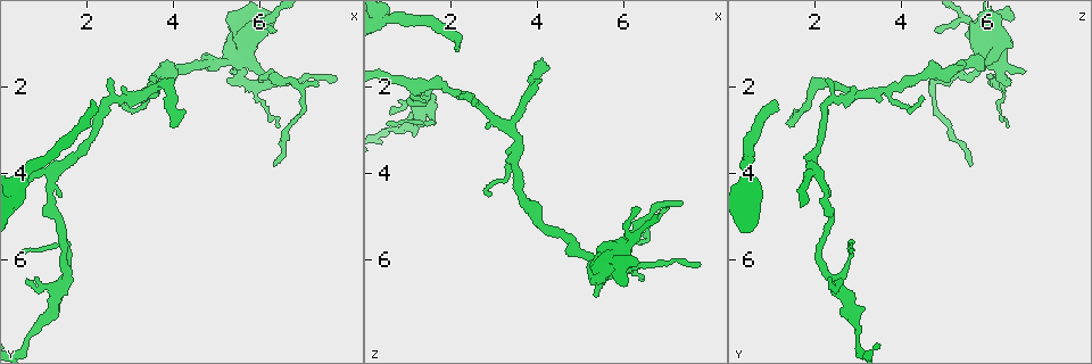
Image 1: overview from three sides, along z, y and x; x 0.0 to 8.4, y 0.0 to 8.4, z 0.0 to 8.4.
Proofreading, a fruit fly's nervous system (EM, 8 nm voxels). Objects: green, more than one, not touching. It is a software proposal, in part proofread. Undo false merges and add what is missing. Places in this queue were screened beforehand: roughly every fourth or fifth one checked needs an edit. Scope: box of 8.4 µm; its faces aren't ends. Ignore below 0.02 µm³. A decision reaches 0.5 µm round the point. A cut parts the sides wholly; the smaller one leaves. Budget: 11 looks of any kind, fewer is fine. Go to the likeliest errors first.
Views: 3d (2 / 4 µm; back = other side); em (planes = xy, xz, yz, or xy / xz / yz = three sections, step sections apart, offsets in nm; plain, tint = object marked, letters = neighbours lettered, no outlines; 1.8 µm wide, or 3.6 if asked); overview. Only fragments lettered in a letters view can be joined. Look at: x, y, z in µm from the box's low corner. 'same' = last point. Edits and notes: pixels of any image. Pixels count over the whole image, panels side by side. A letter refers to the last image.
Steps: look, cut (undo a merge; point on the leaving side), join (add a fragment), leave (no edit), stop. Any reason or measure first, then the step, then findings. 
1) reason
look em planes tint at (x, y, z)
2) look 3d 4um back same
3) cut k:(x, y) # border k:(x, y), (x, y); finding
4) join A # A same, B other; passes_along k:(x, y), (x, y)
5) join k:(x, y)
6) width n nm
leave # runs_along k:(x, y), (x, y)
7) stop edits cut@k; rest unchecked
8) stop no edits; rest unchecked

look 3d 2um at (2.10, 2.40, 1.15)

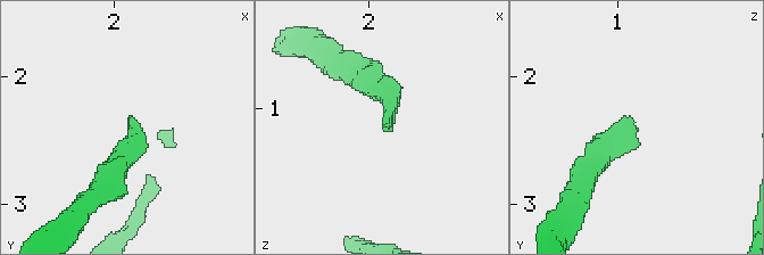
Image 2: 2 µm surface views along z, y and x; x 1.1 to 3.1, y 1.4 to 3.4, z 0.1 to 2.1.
look em xz step 4 tint at (2.12, 2.38, 1.12)

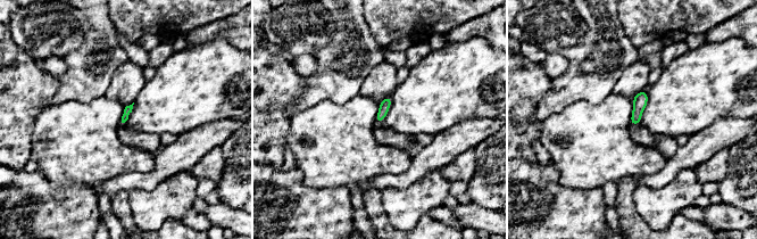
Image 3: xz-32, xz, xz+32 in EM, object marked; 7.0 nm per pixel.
another direction
look em planes letters same

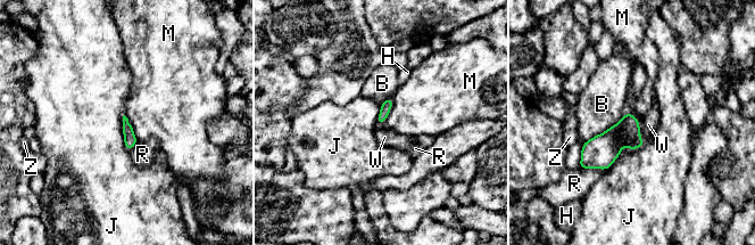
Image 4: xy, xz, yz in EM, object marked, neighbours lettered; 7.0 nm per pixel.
longest_contact B 360 nm
join W # B other, H other, J other, M other, R other, W same, Z other; passes_along 4:(607, 146), (639, 132), (648, 124); the neuron continues

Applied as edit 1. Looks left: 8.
abrupt turn
look 3d 4um back at (5.60, 1.85, 6.40)

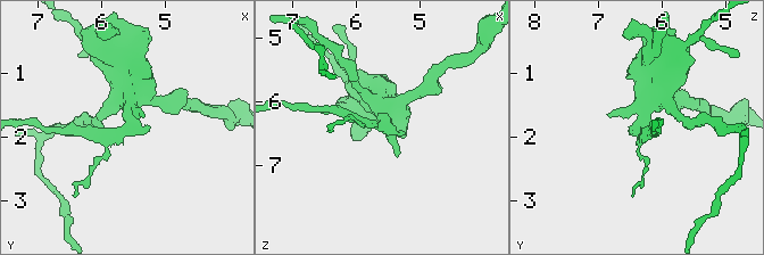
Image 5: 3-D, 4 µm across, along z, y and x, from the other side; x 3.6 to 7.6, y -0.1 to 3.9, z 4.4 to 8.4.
shape alone is not enough
look em xy step 4 letters at (5.65, 1.90, 6.35)

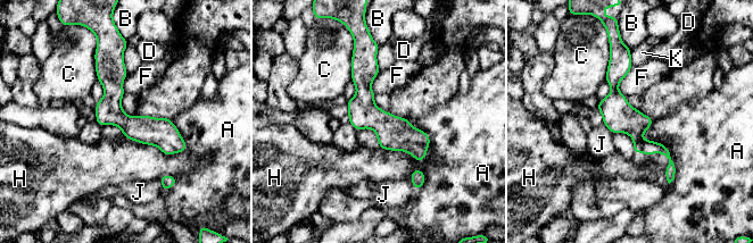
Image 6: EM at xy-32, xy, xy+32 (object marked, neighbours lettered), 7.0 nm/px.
width 200 nm
leave # A other, B other, C other, D other, F other, H other, J other, K other; runs_along 6:(621, 56), (615, 108), (671, 159), (670, 177); all the same neuron

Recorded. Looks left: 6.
an open end
look em xz step 4 tint at (4.20, 2.80, 1.40)

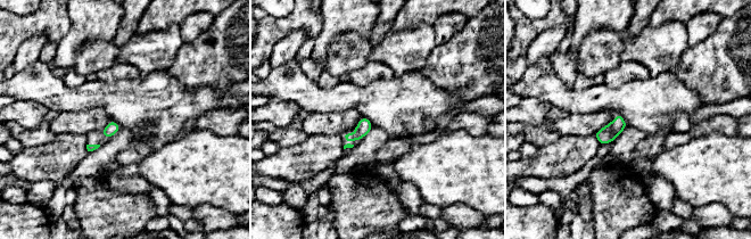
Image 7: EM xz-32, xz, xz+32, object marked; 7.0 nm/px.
look em planes letters same

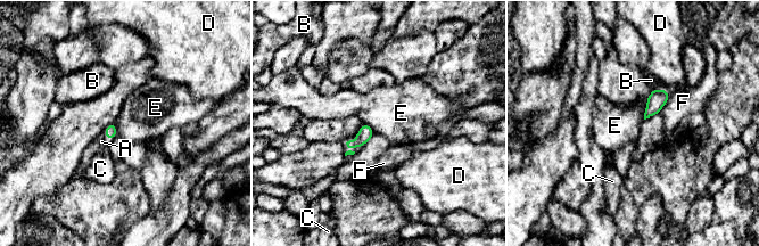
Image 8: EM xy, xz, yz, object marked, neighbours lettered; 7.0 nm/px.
join A # A same, B other, C other, D other, E other, F other; passes_along 8:(110, 132), (107, 137), (101, 141); the neuron continues

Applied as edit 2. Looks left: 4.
look overview

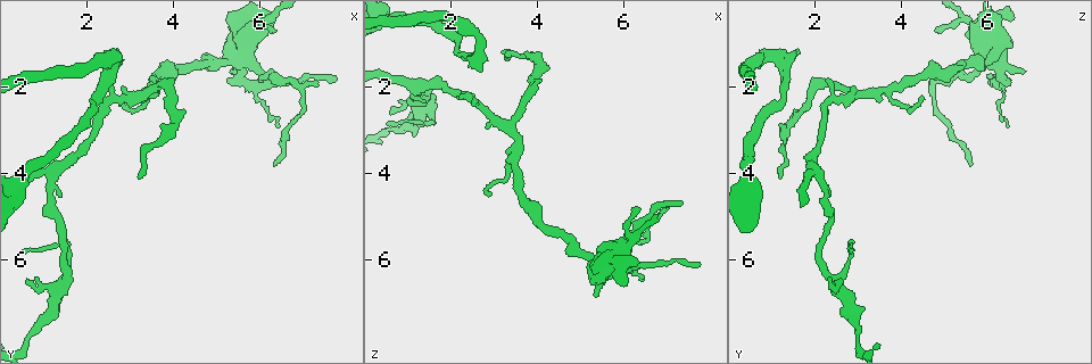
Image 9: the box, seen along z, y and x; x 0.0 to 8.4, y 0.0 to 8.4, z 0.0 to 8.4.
branch stops here
look em yz step 16 letters at (0.55, 6.40, 2.55)

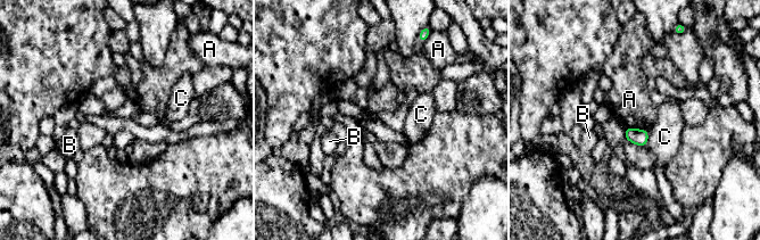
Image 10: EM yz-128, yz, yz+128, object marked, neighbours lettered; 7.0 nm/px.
look em planes letters same

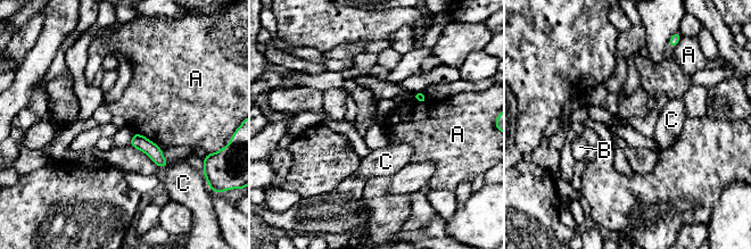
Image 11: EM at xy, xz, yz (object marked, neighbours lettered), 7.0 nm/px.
width 110 nm
leave # A other, B other, C other; runs_along 11:(135, 137), (164, 163); none of them fits

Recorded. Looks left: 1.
stop edits join@4, join@8; rest unchecked

